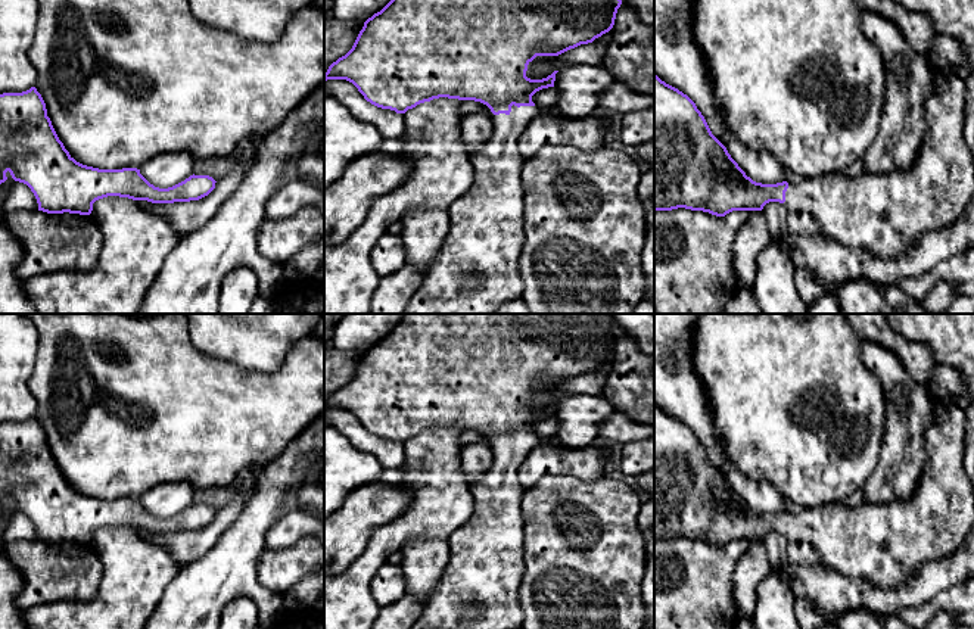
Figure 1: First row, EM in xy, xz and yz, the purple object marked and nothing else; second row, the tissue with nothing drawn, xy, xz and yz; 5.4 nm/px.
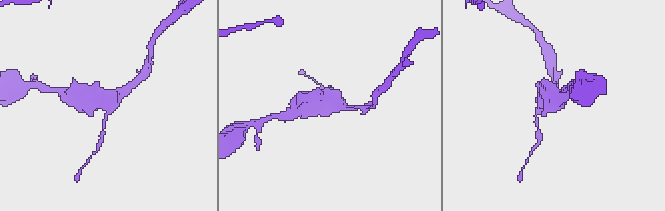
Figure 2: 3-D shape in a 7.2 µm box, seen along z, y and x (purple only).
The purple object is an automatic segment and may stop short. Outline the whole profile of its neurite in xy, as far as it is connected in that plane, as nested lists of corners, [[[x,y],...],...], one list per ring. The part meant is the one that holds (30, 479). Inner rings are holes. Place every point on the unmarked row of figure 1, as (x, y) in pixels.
[[[35,417],[22,423],[0,424],[0,514],[10,502],[15,511],[27,514],[34,523],[38,541],[47,544],[90,545],[93,533],[108,526],[147,530],[152,533],[174,533],[199,530],[215,519],[209,505],[190,505],[184,511],[159,519],[150,514],[137,498],[99,499],[77,492],[59,470],[46,433]]]

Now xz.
[[[402,314],[399,323],[377,343],[364,352],[352,379],[336,392],[333,392],[324,404],[327,410],[346,410],[352,412],[358,421],[371,435],[390,439],[396,443],[405,443],[408,439],[416,438],[420,433],[430,432],[439,427],[474,430],[486,435],[491,439],[494,452],[491,467],[477,477],[470,486],[473,498],[473,511],[470,519],[448,538],[449,560],[445,564],[442,574],[435,586],[432,597],[424,604],[421,616],[416,620],[411,629],[517,629],[522,628],[525,613],[520,607],[519,591],[522,586],[522,577],[525,574],[525,554],[523,538],[525,524],[522,516],[522,496],[525,493],[523,486],[519,482],[519,467],[523,458],[532,451],[539,439],[532,432],[532,426],[548,417],[554,417],[556,404],[542,410],[530,410],[526,407],[528,395],[536,386],[558,386],[581,374],[592,373],[595,368],[609,362],[616,349],[617,339],[622,330],[614,323],[612,314]]]

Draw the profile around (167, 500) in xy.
[[[186,482],[164,483],[147,491],[139,499],[155,517],[168,519],[193,505],[196,492],[197,491]]]

